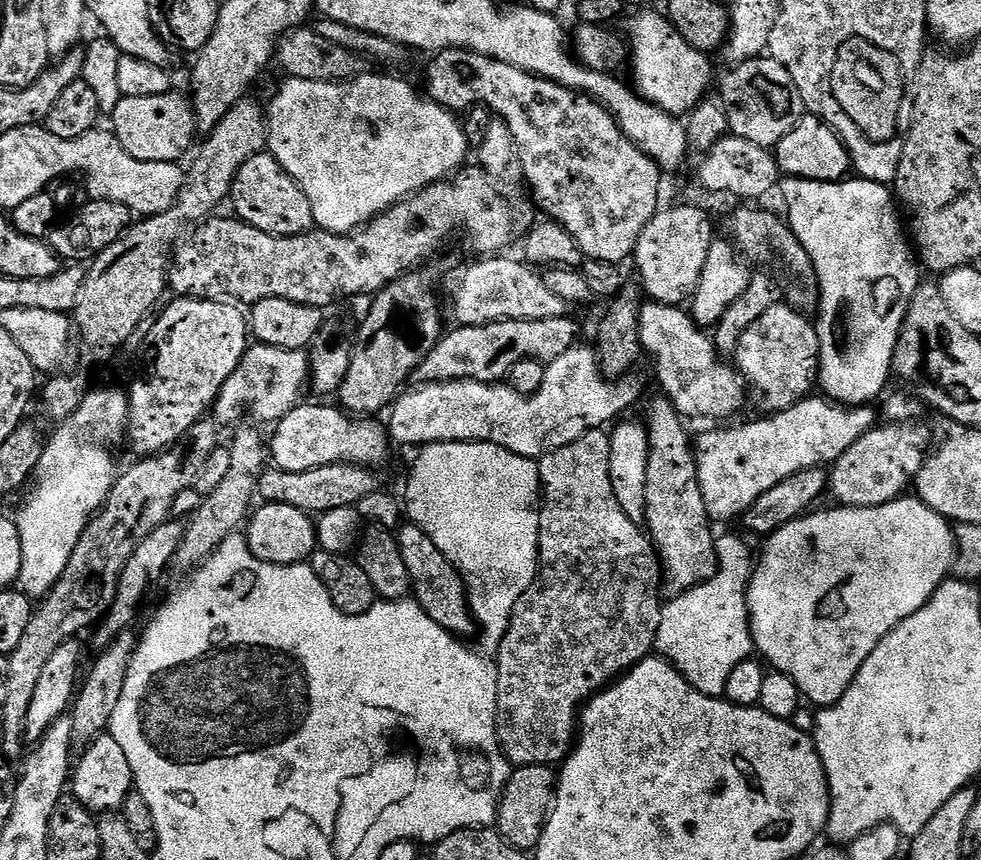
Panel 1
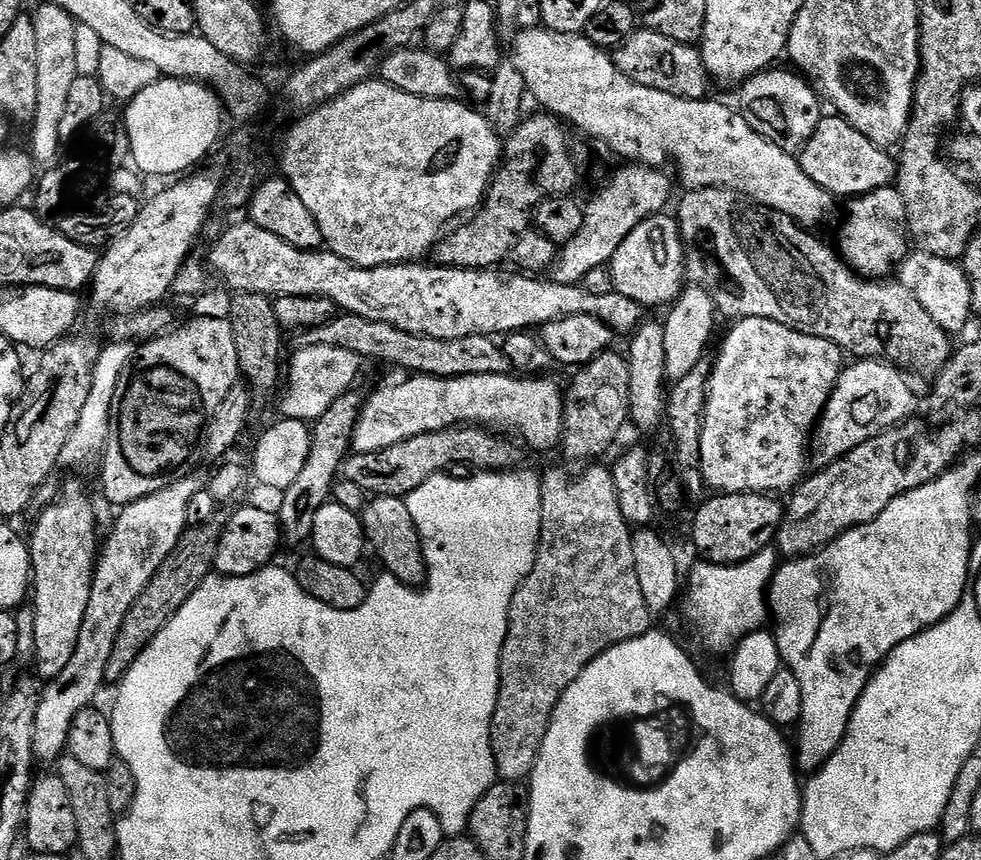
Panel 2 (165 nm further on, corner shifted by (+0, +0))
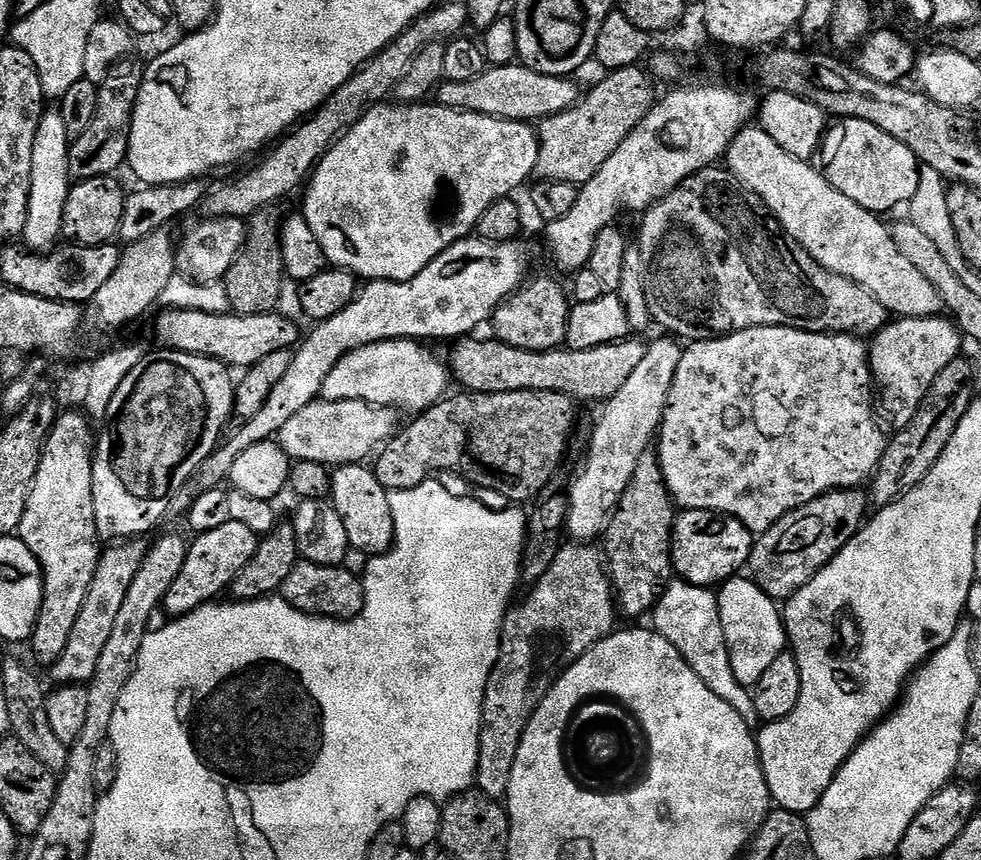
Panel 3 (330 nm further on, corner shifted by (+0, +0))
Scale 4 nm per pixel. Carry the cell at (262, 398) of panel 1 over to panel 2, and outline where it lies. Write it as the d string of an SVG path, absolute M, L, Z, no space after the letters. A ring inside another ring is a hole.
M306 346L293 351L292 361L286 364L286 384L288 389L280 400L279 415L285 420L315 422L342 398L342 394L357 387L362 361L358 354L342 350L338 346Z

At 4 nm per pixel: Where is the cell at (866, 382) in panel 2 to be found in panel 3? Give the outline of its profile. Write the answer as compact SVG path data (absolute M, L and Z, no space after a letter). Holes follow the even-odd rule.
M947 315L905 316L893 319L871 337L868 344L868 361L872 367L875 387L884 397L878 404L897 429L908 425L918 410L922 398L934 386L934 378L961 355L962 333Z

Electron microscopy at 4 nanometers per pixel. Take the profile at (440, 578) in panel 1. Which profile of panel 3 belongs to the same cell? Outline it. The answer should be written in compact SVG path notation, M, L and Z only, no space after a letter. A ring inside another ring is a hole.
M363 463L341 464L332 472L330 503L336 507L342 522L346 522L348 547L353 553L361 552L364 558L383 556L396 541L394 514L390 510L390 493L378 482L375 471Z

